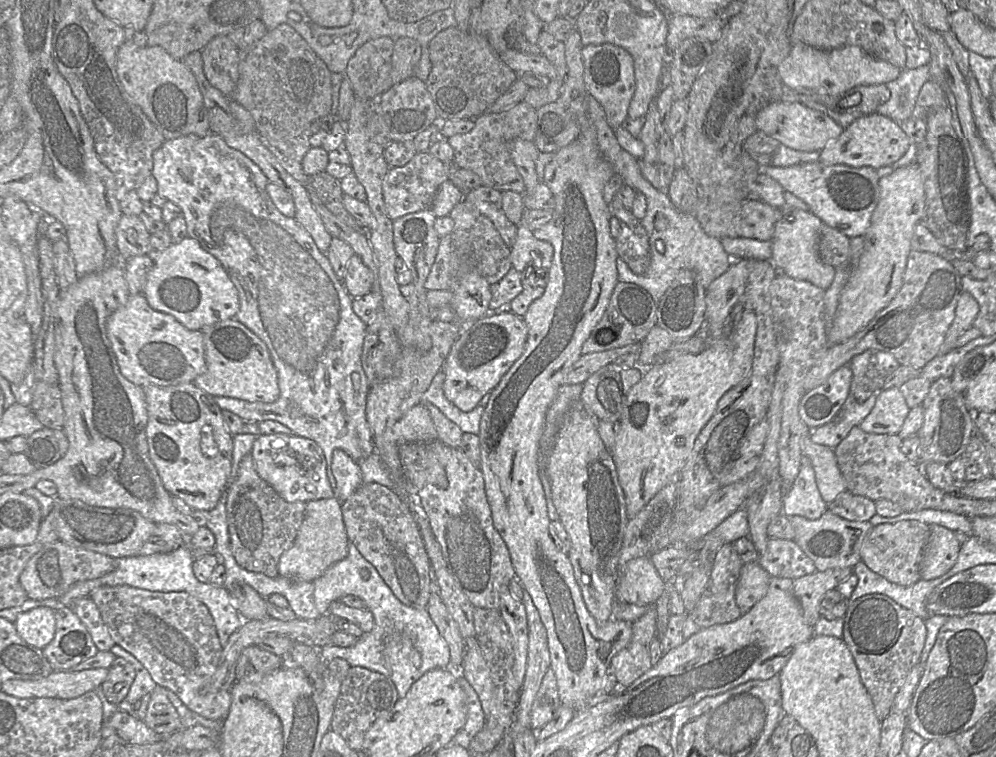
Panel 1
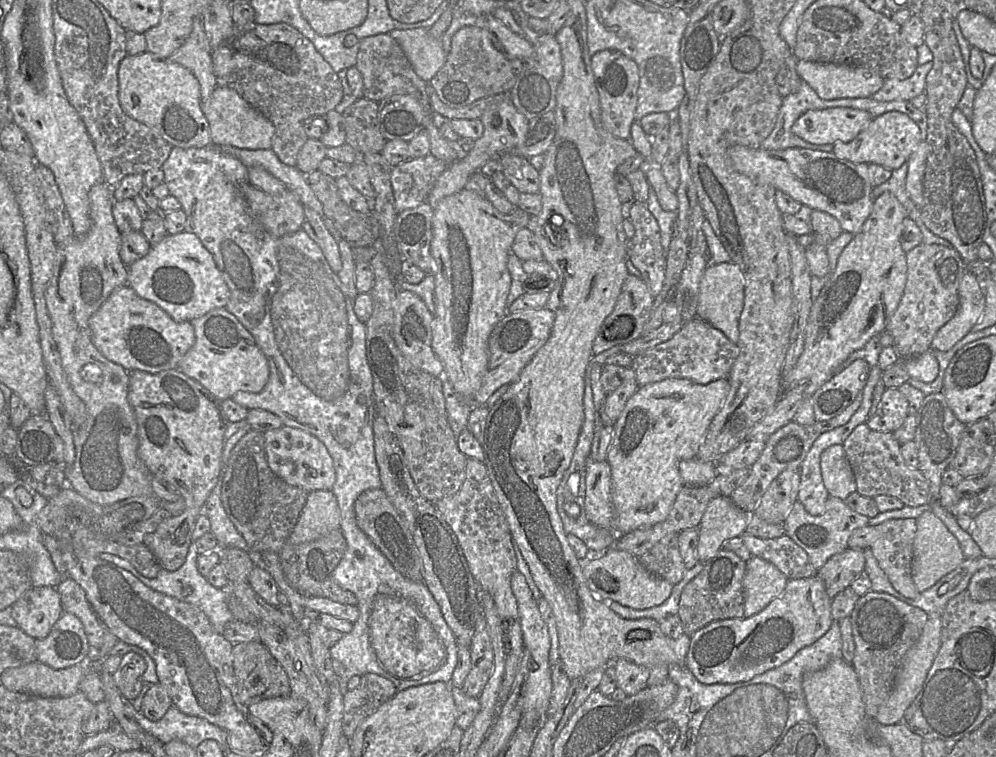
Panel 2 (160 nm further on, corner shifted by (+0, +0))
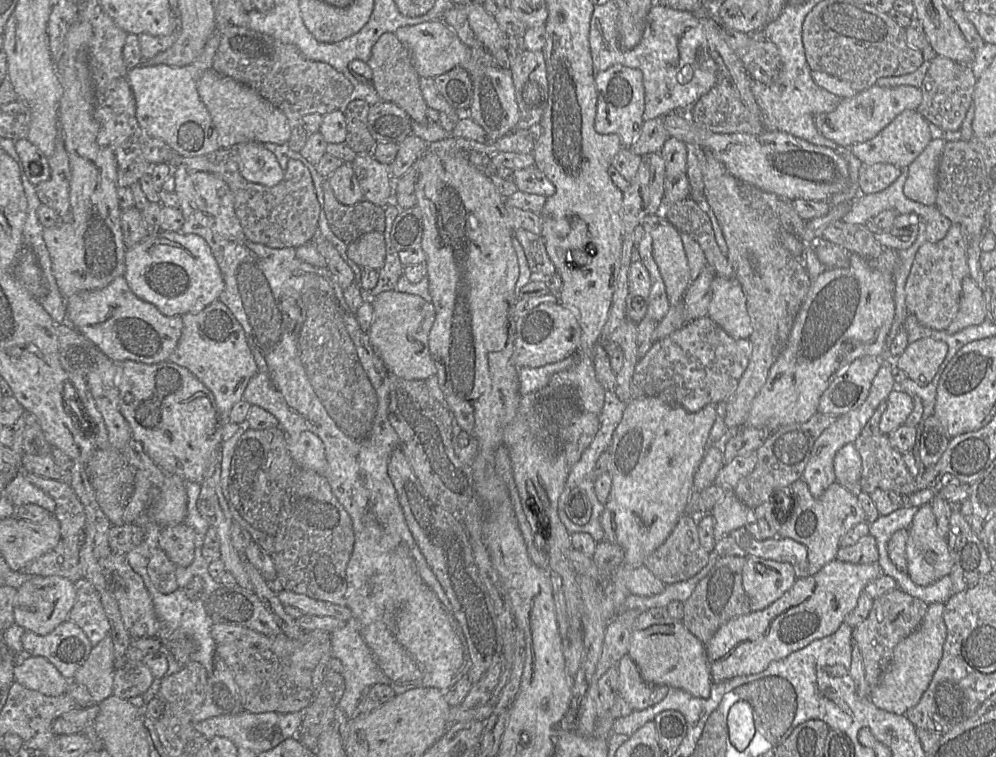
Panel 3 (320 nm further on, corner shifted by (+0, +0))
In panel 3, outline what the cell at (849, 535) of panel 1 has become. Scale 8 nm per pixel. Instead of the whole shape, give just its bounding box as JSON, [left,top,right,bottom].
[778,478,865,575]

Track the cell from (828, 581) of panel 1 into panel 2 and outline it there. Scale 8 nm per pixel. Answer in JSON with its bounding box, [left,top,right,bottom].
[816,548,865,599]

